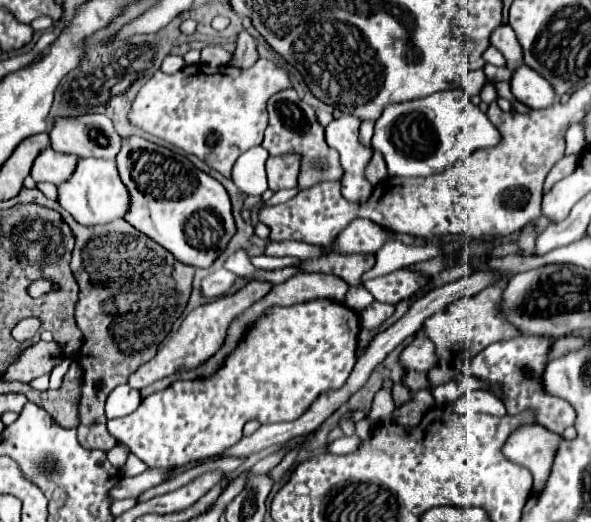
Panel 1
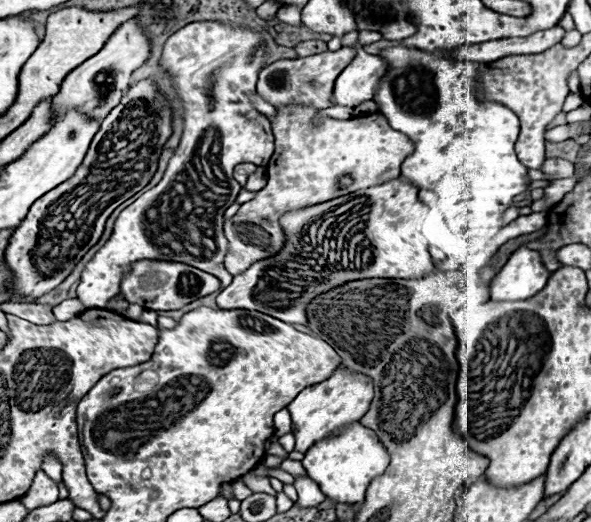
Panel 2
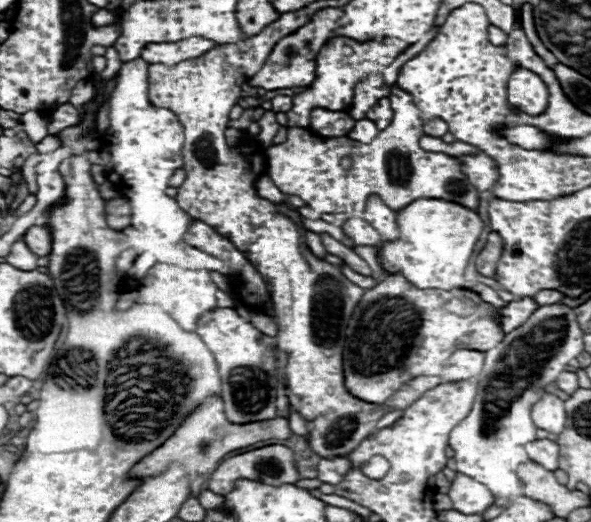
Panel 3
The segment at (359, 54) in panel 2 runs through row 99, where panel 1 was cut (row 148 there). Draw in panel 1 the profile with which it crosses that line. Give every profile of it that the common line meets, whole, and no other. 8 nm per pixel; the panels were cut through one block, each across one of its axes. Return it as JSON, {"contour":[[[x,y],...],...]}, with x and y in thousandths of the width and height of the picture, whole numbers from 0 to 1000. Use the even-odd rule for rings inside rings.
{"contour":[[[575,222],[552,241],[552,272],[575,295],[575,314],[582,322],[579,375],[592,387],[614,389],[626,377],[624,362],[631,366],[631,356],[623,345],[613,343],[613,330],[629,307],[633,287],[609,272],[606,241],[609,234],[602,222]]]}

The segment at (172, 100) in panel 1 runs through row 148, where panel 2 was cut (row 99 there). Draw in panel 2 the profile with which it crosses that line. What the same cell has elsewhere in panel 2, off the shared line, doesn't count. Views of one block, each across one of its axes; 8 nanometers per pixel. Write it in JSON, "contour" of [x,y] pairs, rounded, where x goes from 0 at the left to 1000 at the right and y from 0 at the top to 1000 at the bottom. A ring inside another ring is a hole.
{"contour":[[[325,42],[325,46],[315,46],[311,54],[305,54],[301,61],[294,61],[294,65],[281,77],[271,126],[291,142],[294,165],[301,169],[301,184],[308,188],[308,199],[311,199],[311,257],[308,257],[305,280],[298,284],[294,299],[291,299],[288,310],[284,310],[284,322],[281,322],[277,341],[271,345],[271,352],[264,352],[257,364],[250,364],[247,372],[240,372],[227,391],[220,391],[217,398],[206,402],[206,410],[200,414],[200,421],[196,421],[196,429],[193,429],[190,452],[186,452],[183,464],[156,490],[156,498],[152,498],[152,502],[146,506],[146,513],[139,517],[139,525],[135,525],[135,544],[132,544],[132,552],[129,552],[129,567],[132,567],[132,575],[135,575],[146,590],[176,590],[179,579],[200,563],[200,544],[206,540],[210,525],[220,517],[220,506],[223,506],[223,502],[234,502],[234,498],[288,498],[288,502],[325,506],[328,513],[338,513],[338,517],[345,517],[345,521],[362,525],[362,529],[376,540],[376,552],[382,552],[382,548],[389,544],[393,529],[382,521],[382,513],[379,513],[379,506],[376,506],[376,498],[379,498],[379,490],[382,490],[382,479],[386,479],[386,475],[382,475],[382,456],[379,456],[379,444],[376,444],[376,425],[379,425],[379,406],[382,406],[382,398],[386,398],[389,391],[396,391],[396,383],[399,383],[399,375],[403,375],[403,368],[406,368],[406,360],[409,360],[409,356],[393,341],[393,326],[396,326],[396,318],[406,314],[406,310],[430,310],[430,314],[437,314],[437,318],[453,314],[453,307],[457,307],[457,299],[460,299],[460,291],[464,291],[465,284],[464,261],[460,261],[453,226],[450,226],[447,218],[440,218],[433,207],[426,207],[426,203],[423,203],[423,192],[420,192],[420,184],[433,172],[433,153],[437,153],[437,142],[440,142],[443,123],[447,123],[447,103],[450,103],[450,100],[447,100],[447,92],[440,92],[440,80],[443,80],[443,73],[440,73],[433,61],[426,61],[423,54],[416,54],[416,50],[386,50],[386,46],[372,46],[372,42]]]}

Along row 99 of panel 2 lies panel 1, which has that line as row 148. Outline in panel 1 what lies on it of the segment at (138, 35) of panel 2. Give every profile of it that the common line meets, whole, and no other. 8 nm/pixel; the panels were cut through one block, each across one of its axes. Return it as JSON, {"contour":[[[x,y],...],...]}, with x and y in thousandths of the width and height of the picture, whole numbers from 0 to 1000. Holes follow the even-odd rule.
{"contour":[[[142,218],[139,226],[105,226],[85,249],[85,280],[105,295],[125,295],[132,303],[179,303],[193,307],[203,291],[206,264],[190,241],[190,230],[173,218]]]}

